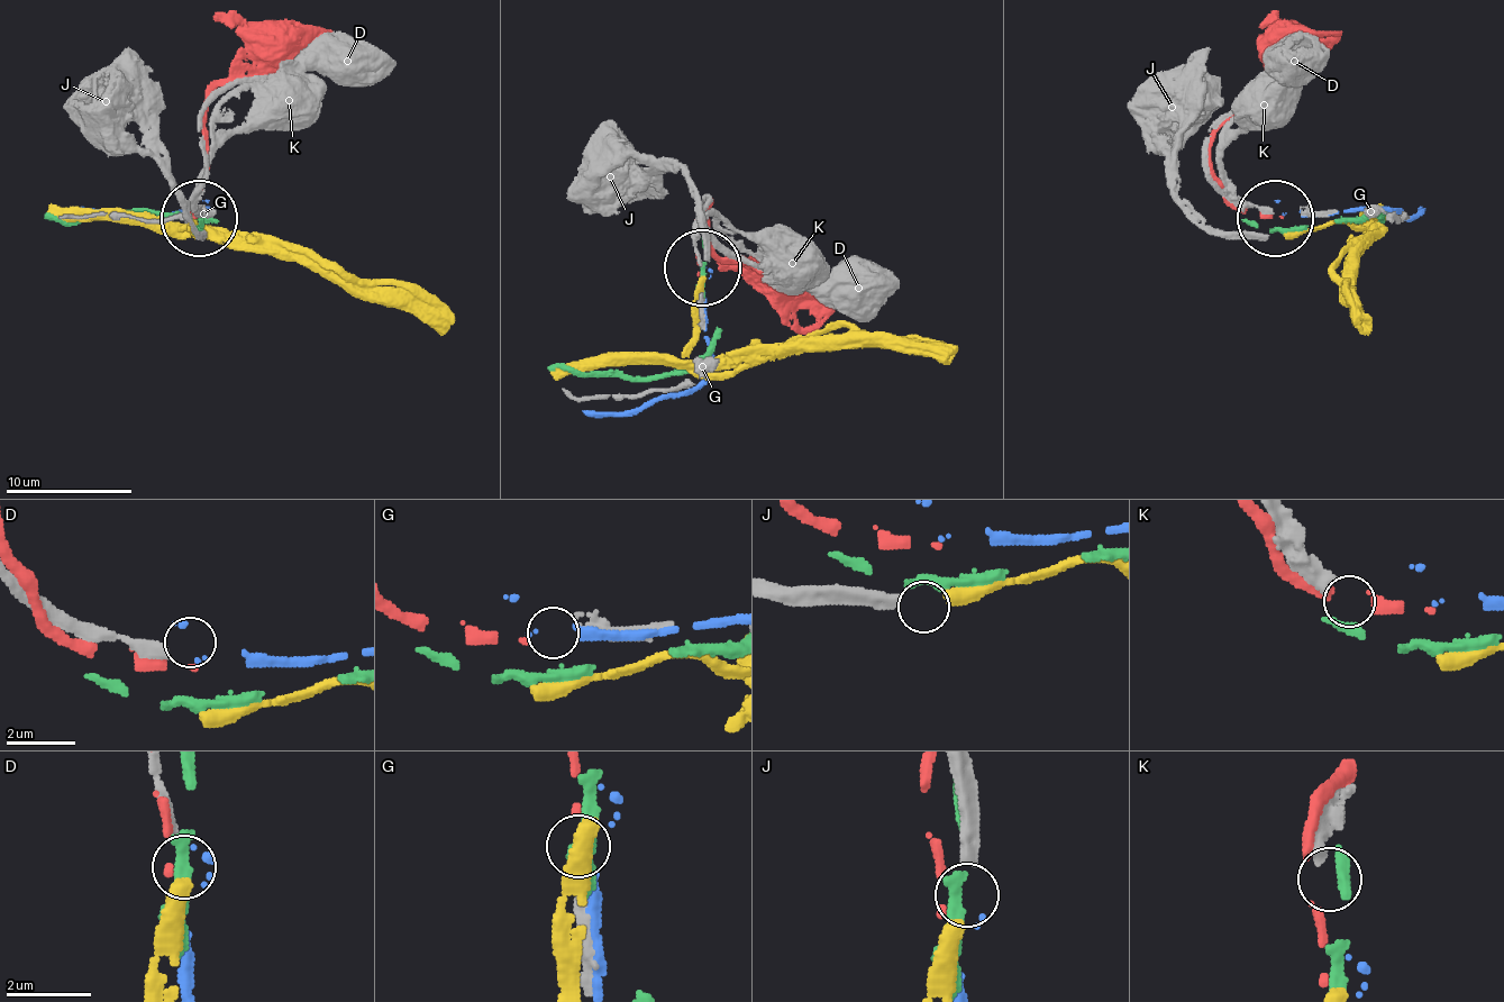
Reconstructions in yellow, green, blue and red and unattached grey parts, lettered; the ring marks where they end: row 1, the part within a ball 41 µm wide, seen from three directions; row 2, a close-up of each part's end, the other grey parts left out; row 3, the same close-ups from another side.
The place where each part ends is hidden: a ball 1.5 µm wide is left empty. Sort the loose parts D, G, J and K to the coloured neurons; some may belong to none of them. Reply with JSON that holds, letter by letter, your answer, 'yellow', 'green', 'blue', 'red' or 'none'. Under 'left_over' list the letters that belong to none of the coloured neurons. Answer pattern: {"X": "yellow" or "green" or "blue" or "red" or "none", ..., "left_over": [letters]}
{"D": "blue", "G": "red", "J": "yellow", "K": "none", "left_over": ["K"]}

